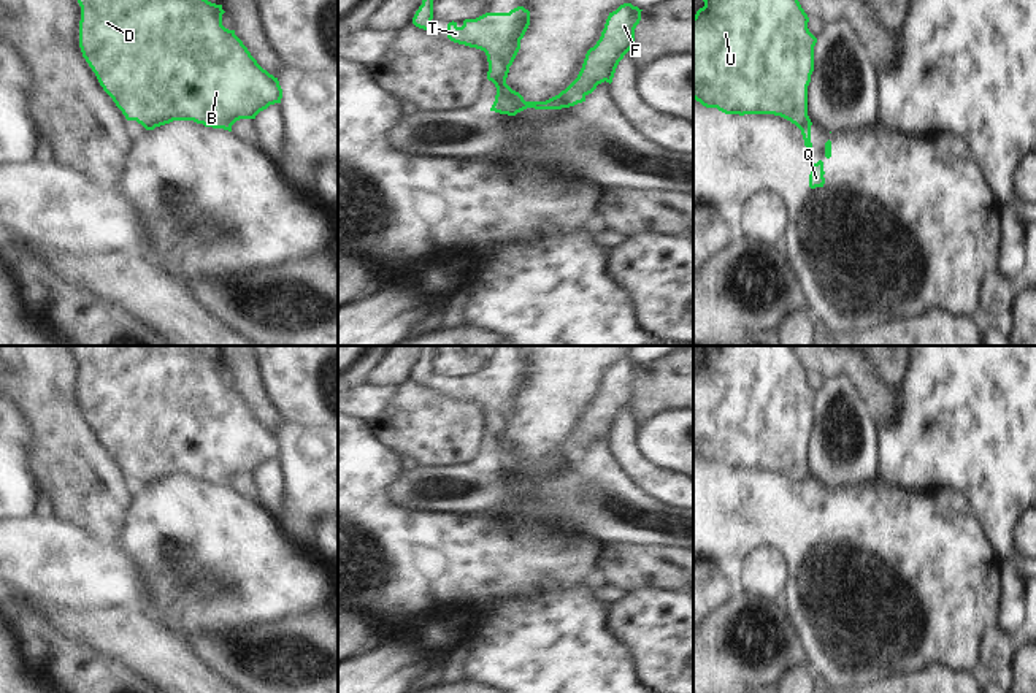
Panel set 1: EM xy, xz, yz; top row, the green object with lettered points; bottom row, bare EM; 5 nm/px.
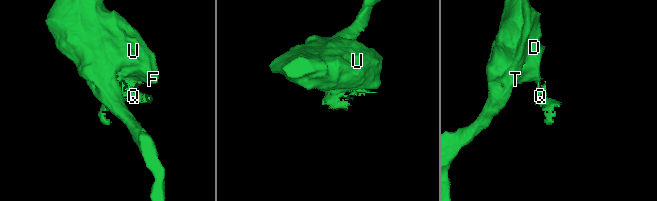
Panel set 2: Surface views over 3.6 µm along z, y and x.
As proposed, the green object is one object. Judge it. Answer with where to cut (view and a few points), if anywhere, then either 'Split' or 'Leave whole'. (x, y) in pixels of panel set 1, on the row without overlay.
Split along xz (560, 447), (568, 455), (584, 449). Split

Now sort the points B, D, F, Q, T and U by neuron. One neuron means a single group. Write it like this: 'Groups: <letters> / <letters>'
Groups: B D F T U / Q

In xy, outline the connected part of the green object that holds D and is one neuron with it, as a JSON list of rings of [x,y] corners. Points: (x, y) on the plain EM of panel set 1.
[[[73,346],[79,362],[79,403],[82,412],[95,428],[103,446],[113,454],[127,476],[136,476],[146,485],[170,479],[173,476],[194,476],[209,482],[232,482],[240,474],[255,474],[255,471],[270,460],[281,458],[282,444],[278,433],[263,425],[251,411],[243,396],[222,381],[222,360],[216,360],[200,352],[195,346]]]

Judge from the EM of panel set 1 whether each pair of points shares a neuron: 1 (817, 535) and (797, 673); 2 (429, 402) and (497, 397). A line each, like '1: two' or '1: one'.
1: two
2: two

